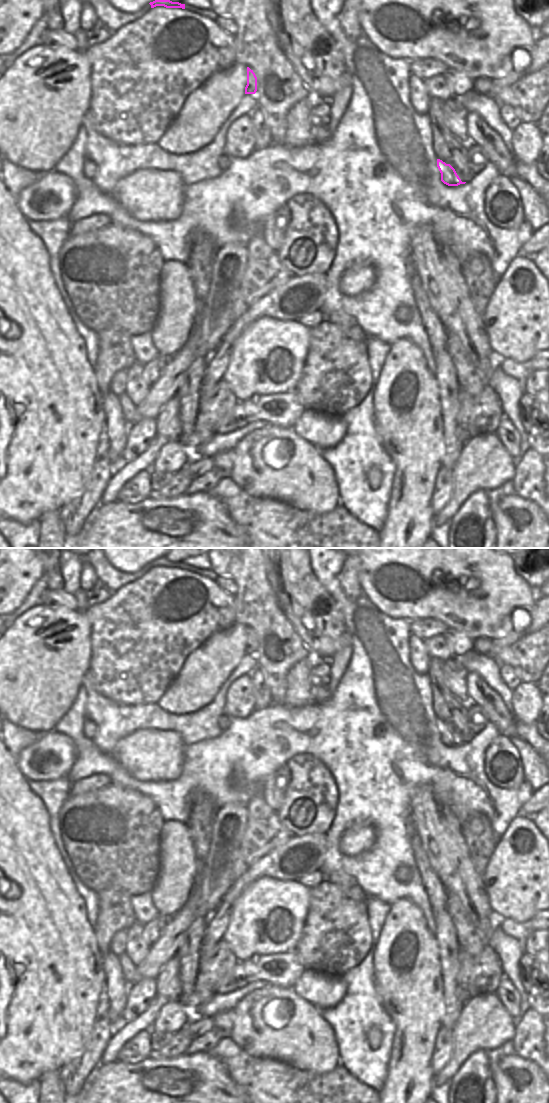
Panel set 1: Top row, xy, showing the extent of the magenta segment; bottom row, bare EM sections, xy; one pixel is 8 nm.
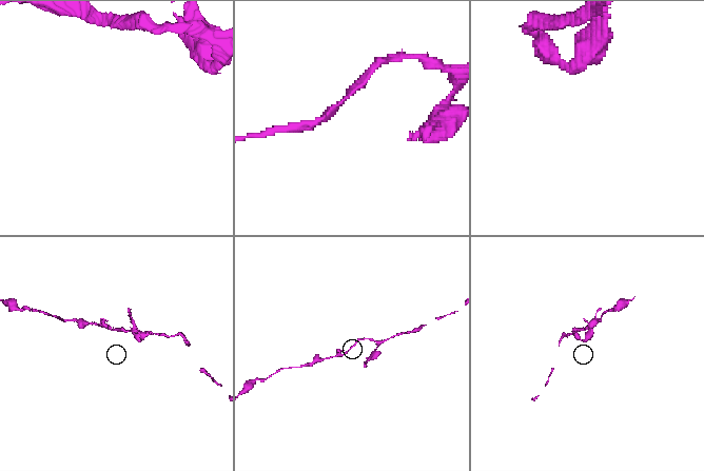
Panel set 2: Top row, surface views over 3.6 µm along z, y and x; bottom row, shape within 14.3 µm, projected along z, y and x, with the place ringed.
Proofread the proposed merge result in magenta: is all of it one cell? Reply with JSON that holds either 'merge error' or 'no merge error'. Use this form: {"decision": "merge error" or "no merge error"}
{"decision": "merge error"}

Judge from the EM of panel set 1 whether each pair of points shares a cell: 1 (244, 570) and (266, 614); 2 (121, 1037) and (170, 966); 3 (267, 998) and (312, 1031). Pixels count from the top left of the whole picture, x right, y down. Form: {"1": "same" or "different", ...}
{"1": "same", "2": "same", "3": "same"}

